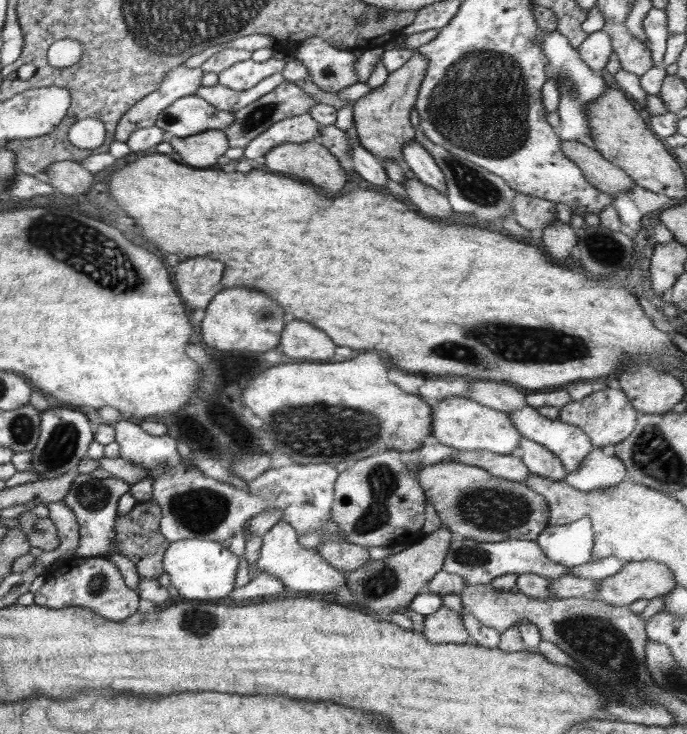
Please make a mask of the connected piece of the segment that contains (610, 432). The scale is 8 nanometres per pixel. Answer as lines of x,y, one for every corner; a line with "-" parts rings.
606,388
582,400
571,400
560,409
558,420
578,426
590,437
595,447
602,448
608,444
618,444
628,438
636,428
639,414
640,412
628,402
621,389

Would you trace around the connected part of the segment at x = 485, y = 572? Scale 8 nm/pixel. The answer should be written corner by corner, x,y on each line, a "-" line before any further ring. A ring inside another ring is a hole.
470,539
454,540
450,543
448,553
444,559
442,570
462,576
466,585
490,584
496,576
502,574
532,573
550,579
568,575
570,568
552,562
548,555
542,552
536,541
523,541
510,539
500,542
478,542

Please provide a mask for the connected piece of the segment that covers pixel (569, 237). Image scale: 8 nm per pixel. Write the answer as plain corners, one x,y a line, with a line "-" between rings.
552,219
548,225
540,230
539,234
544,242
547,255
554,258
554,262
566,264
566,257
578,244
577,234
571,224
564,223
560,219

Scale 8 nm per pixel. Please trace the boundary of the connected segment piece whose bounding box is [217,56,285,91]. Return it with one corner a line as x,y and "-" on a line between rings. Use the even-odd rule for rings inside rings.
273,56
264,62
254,62
250,58
230,65
217,75
221,85
241,91
252,88
271,74
281,73
284,67
285,62

